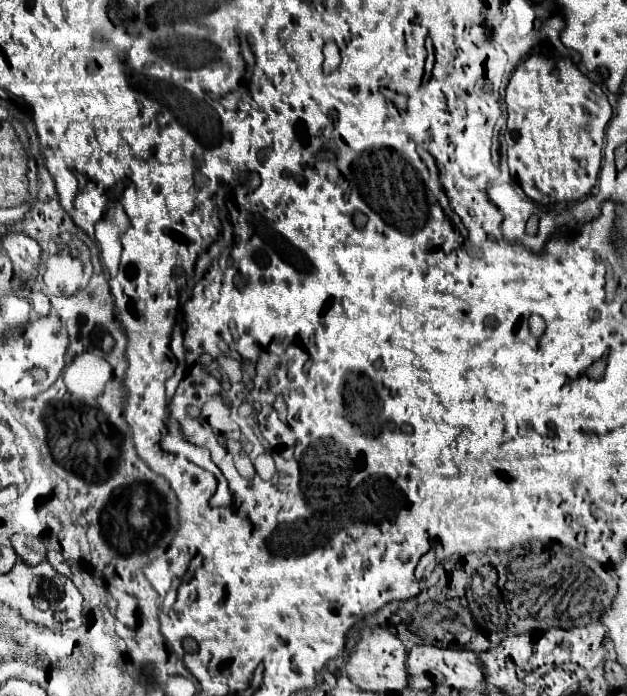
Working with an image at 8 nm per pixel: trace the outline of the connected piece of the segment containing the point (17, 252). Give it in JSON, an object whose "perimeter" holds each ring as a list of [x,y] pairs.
{"perimeter":[[[10,233],[4,237],[4,249],[12,259],[12,267],[16,273],[32,275],[32,271],[40,265],[42,249],[40,245],[24,233]]]}

